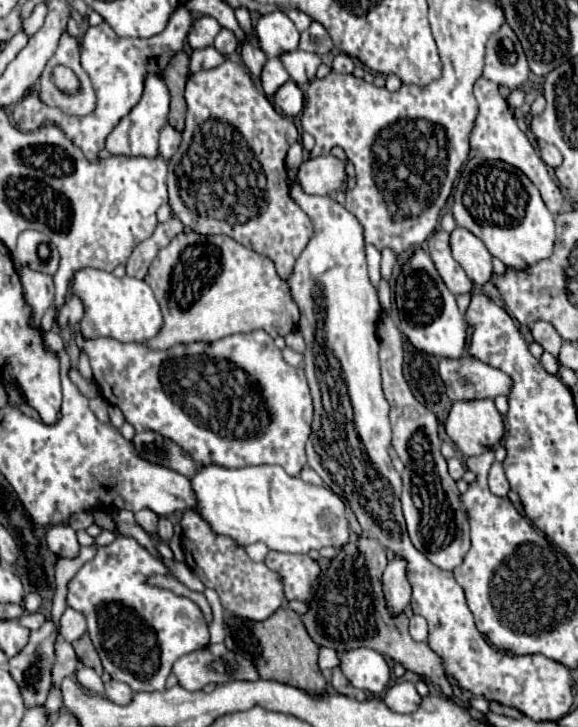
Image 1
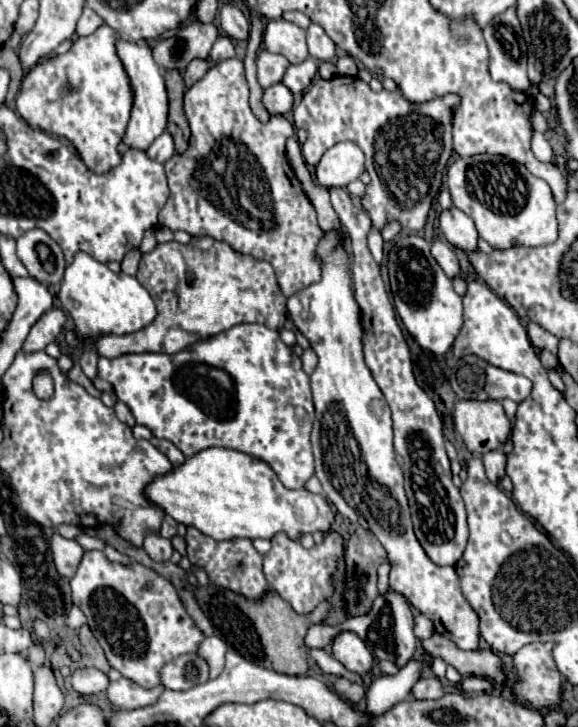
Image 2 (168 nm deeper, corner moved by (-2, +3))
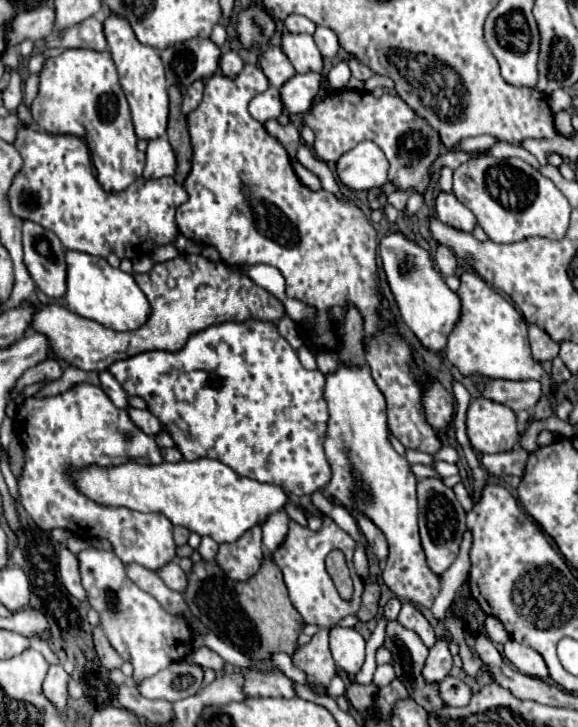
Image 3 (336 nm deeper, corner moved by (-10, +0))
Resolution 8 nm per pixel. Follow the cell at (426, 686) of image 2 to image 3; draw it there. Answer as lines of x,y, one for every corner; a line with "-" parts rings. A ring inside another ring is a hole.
450,675
450,677
440,681
440,695
442,695
442,699
448,705
452,705
452,707
464,707
464,705
470,703
474,693
472,693
468,683
464,683
462,679

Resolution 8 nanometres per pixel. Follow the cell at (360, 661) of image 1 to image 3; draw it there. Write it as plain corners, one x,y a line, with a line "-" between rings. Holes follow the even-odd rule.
352,627
330,629
330,653
336,665
346,673
358,673
364,663
364,637

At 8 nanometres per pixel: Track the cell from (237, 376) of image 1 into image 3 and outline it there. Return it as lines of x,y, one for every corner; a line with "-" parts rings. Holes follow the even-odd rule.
246,319
242,323
226,321
226,323
220,323
220,325
212,325
212,327
204,329
204,331
194,333
188,339
188,343
176,353
170,353
170,351
146,351
146,353
134,355
132,359
122,359
122,361
112,363
112,367
108,371
128,391
128,395
138,395
138,397
146,399
148,409
162,421
164,431
170,433
170,437
176,441
176,447
184,453
184,459
188,459
188,461
194,461
194,459
200,459
200,457
220,459
224,465
232,467
238,475
256,479
260,483
280,485
280,487
284,487
286,493
292,493
296,497
312,495
316,489
322,489
328,483
328,479
332,477
330,465
328,465
328,459
326,459
324,447
322,447
324,433
326,433
326,423
328,423
328,409
326,409
326,401
324,401
324,375
318,369
308,371
308,369
302,367
296,351
288,345
288,341
284,337
280,337
278,327
272,321

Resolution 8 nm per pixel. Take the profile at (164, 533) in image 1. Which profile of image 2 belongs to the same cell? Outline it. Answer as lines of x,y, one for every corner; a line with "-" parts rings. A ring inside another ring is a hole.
164,516
164,520
162,520
162,528
160,528
160,536
164,536
164,538
172,538
172,536
176,536
176,526
178,526
178,522
172,518
172,516

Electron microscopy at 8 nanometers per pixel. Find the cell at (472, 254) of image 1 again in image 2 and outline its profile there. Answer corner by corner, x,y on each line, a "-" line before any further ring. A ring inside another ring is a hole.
452,208
452,210
442,212
440,214
440,230
452,246
464,250
466,254
478,252
480,236
476,232
476,226
474,226
472,218
466,216
462,210

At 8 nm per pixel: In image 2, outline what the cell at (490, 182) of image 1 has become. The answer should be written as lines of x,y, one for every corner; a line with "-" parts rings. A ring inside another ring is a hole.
492,154
458,158
448,168
448,190
454,206
474,220
480,238
496,250
544,246
558,238
556,204
550,186
514,160

